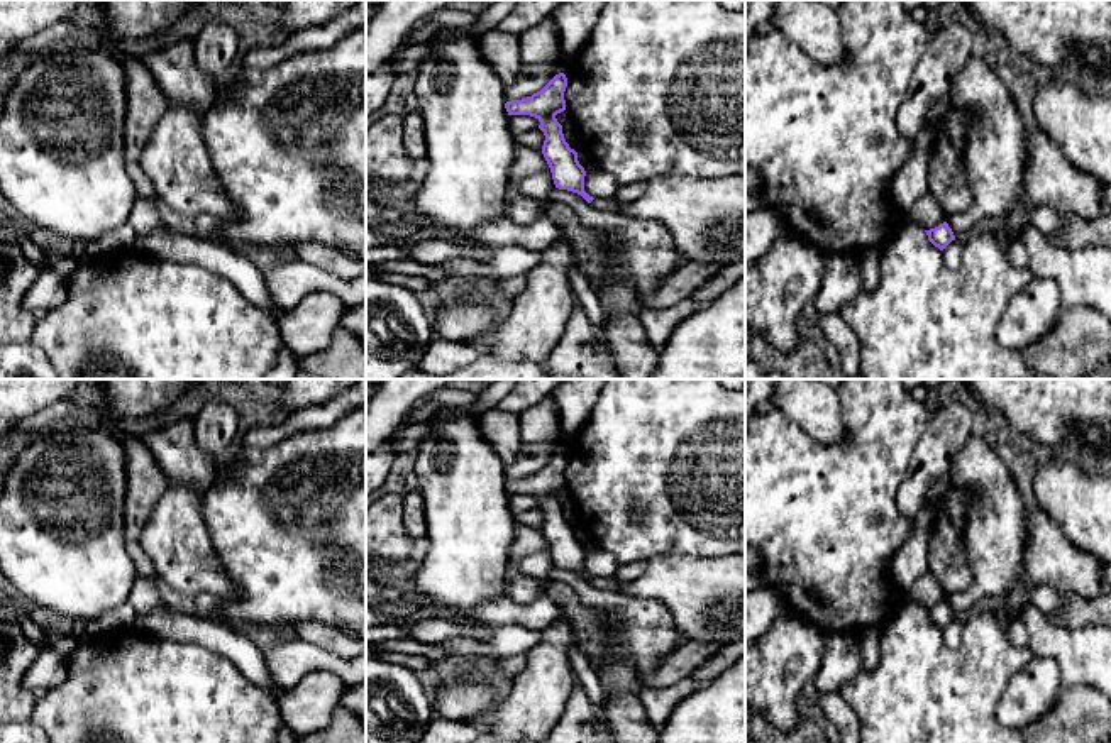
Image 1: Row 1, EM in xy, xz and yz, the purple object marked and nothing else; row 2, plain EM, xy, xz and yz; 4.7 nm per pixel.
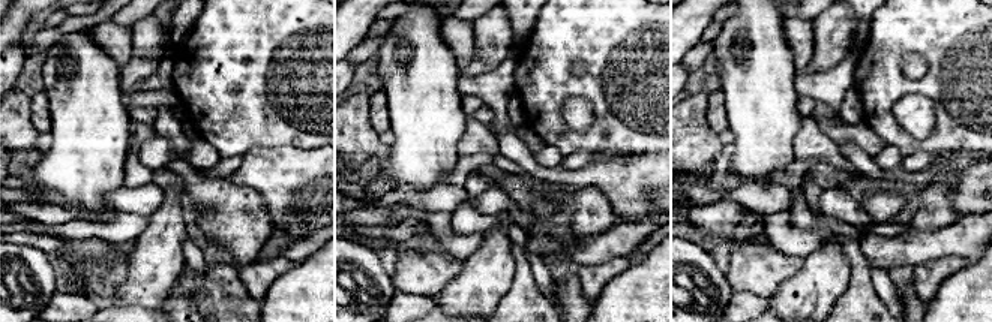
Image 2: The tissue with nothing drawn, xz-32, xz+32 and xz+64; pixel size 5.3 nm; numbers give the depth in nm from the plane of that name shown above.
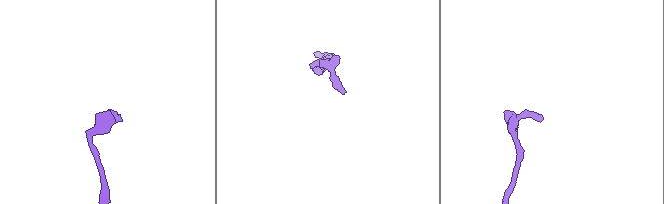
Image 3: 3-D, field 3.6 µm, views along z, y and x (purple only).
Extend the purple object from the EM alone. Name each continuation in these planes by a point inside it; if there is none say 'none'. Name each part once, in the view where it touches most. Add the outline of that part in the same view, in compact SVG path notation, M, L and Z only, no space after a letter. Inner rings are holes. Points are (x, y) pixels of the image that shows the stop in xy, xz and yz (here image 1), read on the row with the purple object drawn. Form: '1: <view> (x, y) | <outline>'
1: xz (705, 215) | M745 174L730 178L654 176L645 193L620 205L615 200L594 198L591 206L616 212L633 220L654 220L672 235L679 262L728 266L745 257Z

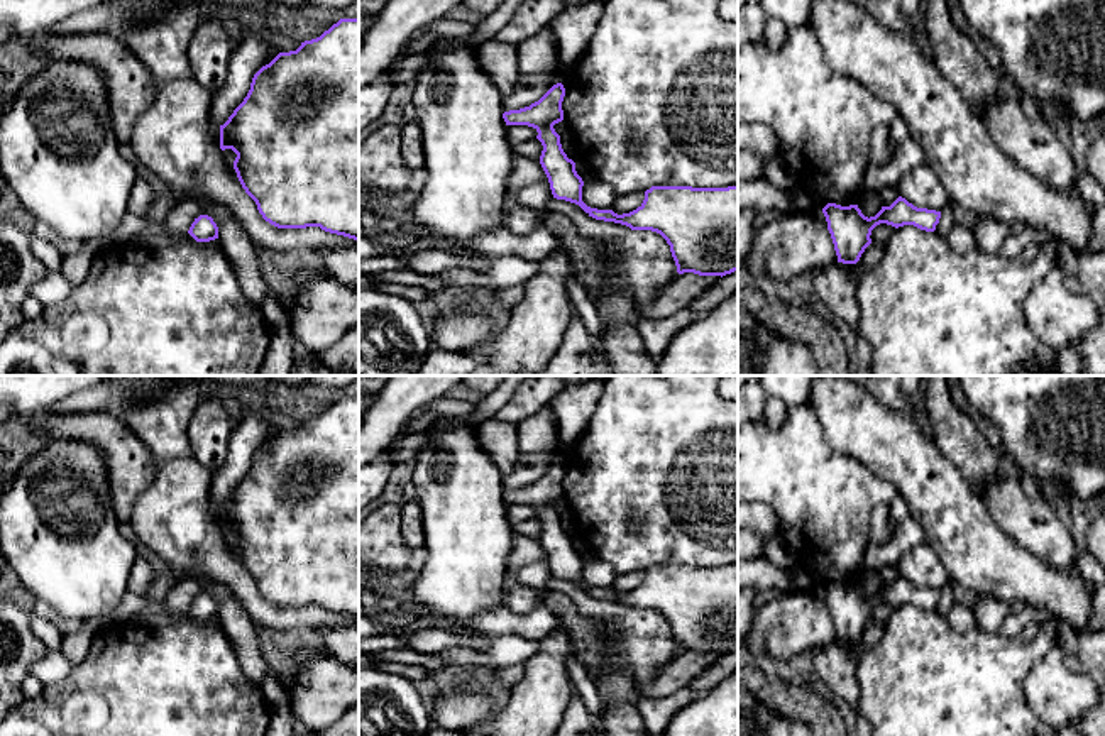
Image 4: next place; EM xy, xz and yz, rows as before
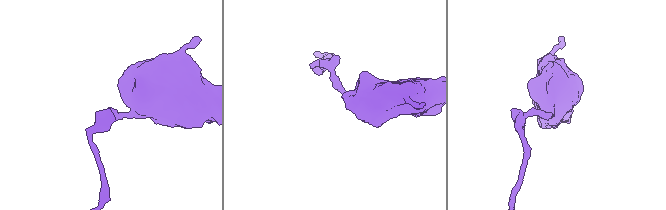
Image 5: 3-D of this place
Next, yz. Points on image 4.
none

